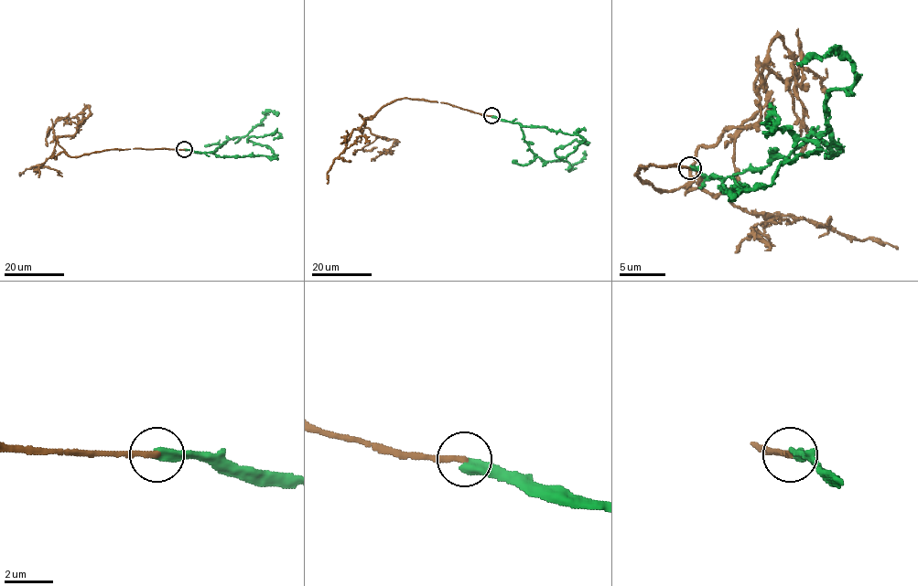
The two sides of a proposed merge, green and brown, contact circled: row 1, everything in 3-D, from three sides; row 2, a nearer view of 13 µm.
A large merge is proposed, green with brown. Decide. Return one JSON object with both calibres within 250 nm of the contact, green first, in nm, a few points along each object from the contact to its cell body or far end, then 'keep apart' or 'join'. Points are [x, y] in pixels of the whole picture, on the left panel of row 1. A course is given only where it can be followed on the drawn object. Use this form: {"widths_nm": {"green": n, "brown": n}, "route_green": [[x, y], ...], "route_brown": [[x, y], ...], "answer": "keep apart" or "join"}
{"widths_nm": {"green": 480, "brown": 240}, "route_green": [[184, 149], [211, 152], [221, 156], [275, 156], [264, 144], [247, 139], [278, 133], [279, 135], [273, 139]], "route_brown": [[184, 149], [70, 156], [58, 138], [75, 133], [88, 106], [77, 115], [78, 131], [70, 139]], "answer": "keep apart"}

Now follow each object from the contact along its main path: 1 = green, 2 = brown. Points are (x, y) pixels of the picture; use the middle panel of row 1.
1: (491, 115), (582, 138), (572, 152), (558, 156), (558, 148), (575, 140), (587, 143), (580, 141)
2: (491, 115), (435, 101), (393, 101), (365, 118), (365, 127), (372, 133), (397, 141), (385, 152), (377, 152)

